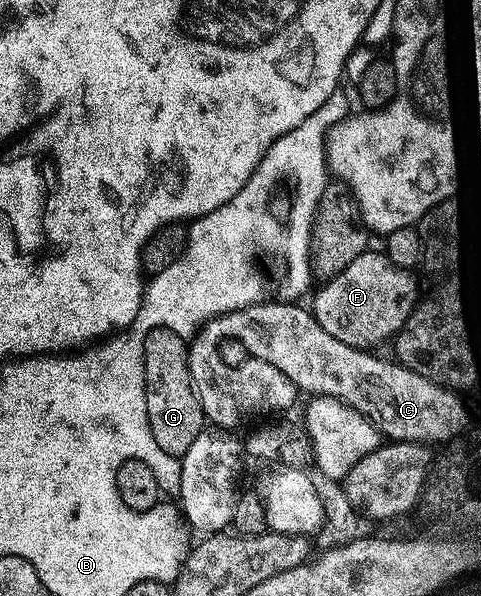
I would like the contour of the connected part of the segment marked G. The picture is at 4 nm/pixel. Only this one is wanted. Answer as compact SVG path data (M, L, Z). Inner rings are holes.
M153 328L142 348L142 383L145 385L148 425L155 444L166 457L184 456L191 442L203 430L205 417L193 385L190 351L186 339L166 328Z

